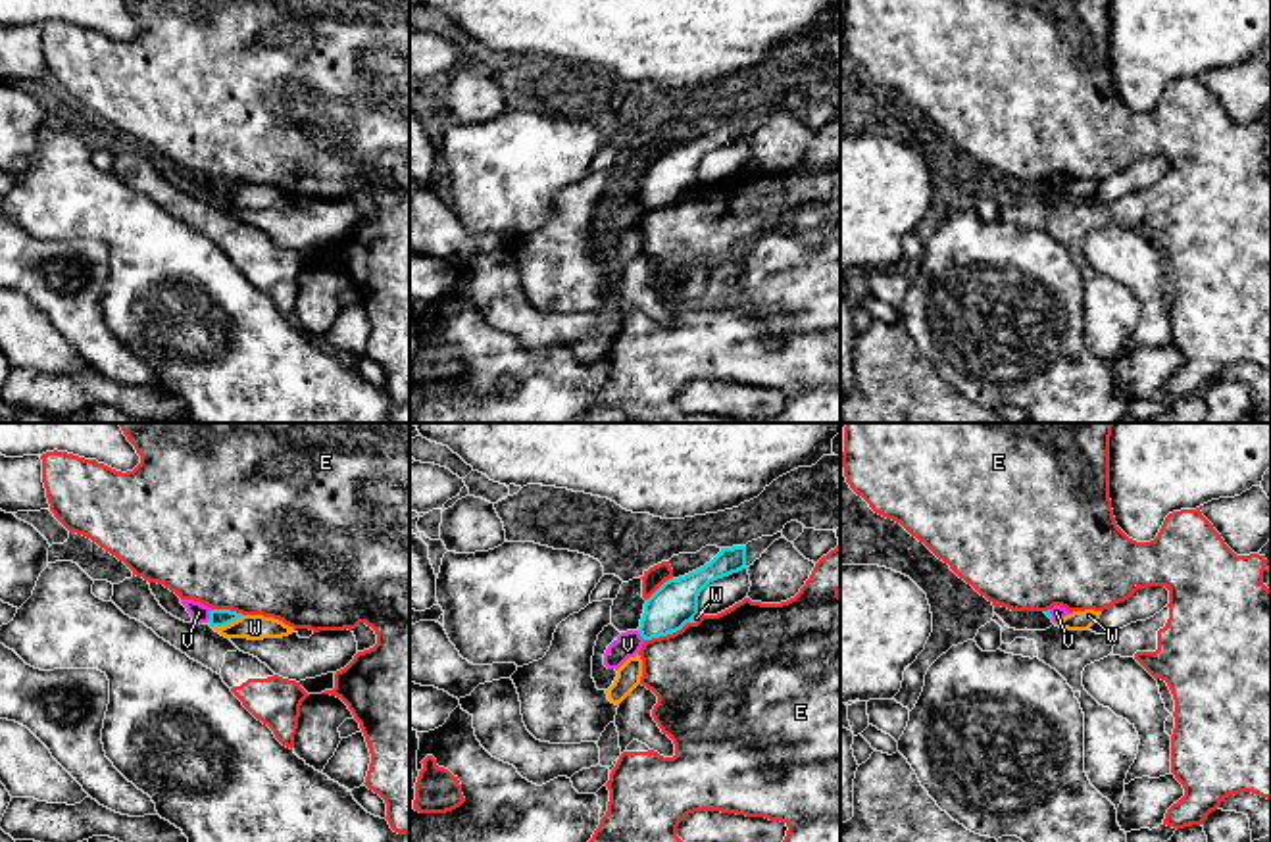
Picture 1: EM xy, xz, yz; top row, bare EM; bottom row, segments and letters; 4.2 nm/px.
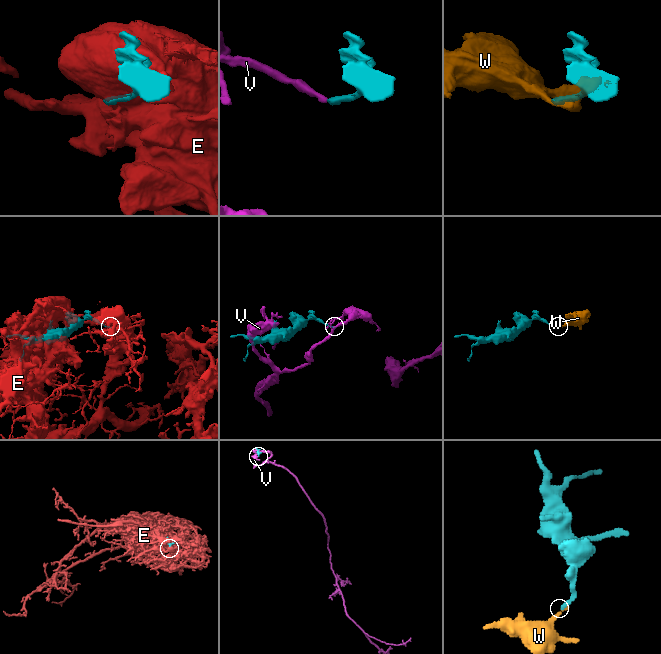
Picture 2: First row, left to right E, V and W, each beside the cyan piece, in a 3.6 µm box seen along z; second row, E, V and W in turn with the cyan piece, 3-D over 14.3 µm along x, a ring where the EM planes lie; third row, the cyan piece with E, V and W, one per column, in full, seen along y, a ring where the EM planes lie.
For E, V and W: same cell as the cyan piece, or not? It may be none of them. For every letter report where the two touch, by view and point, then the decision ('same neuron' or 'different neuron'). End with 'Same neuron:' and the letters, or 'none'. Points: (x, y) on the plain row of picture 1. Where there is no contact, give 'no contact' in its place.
E: contact xz (666, 204); different neuron
V: contact xy (210, 185); different neuron
W: contact xy (227, 193); different neuron
Same neuron: none

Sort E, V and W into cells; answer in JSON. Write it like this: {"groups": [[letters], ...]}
{"groups": [["E"], ["V"], ["W"]]}

